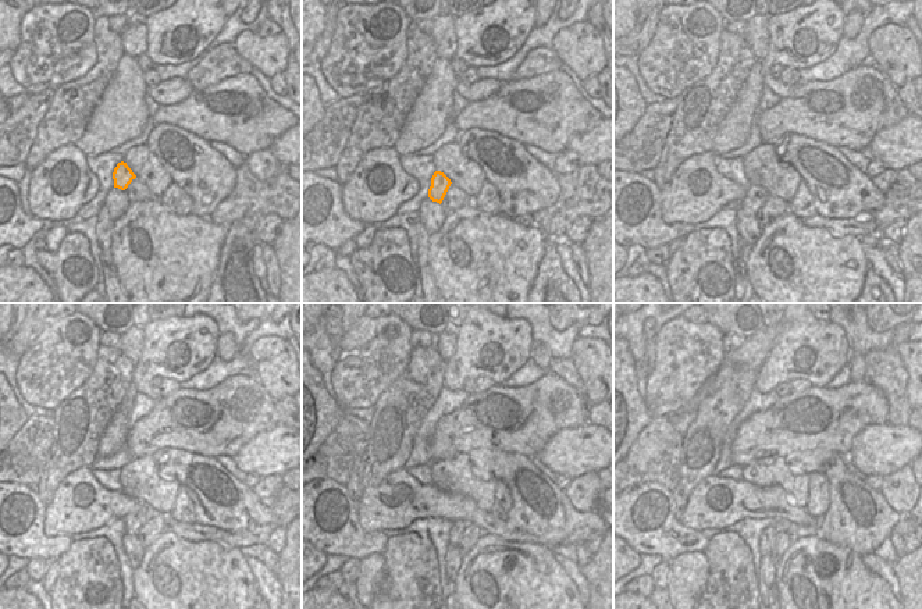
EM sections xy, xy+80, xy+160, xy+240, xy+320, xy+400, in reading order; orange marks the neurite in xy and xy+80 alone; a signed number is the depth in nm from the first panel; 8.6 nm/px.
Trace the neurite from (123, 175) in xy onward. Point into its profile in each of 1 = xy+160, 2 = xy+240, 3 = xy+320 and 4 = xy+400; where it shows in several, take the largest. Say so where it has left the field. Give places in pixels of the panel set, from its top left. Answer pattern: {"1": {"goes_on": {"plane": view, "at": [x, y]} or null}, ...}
{"1": {"goes_on": {"plane": "xy+160", "at": [755, 196]}}, "2": {"goes_on": {"plane": "xy+240", "at": [134, 522]}}, "3": {"goes_on": {"plane": "xy+320", "at": [454, 534]}}, "4": {"goes_on": {"plane": "xy+400", "at": [768, 537]}}}

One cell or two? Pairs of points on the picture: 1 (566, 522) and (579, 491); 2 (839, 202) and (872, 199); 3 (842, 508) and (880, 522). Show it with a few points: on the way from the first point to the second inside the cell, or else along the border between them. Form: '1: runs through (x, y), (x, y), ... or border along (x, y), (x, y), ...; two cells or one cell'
1: border along (563, 491), (577, 510), (594, 510); two cells
2: runs through (847, 199), (864, 199); one cell
3: runs through (851, 517), (857, 526), (871, 527); one cell

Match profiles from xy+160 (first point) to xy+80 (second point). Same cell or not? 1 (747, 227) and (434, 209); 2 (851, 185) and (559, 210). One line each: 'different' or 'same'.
1: same
2: different

